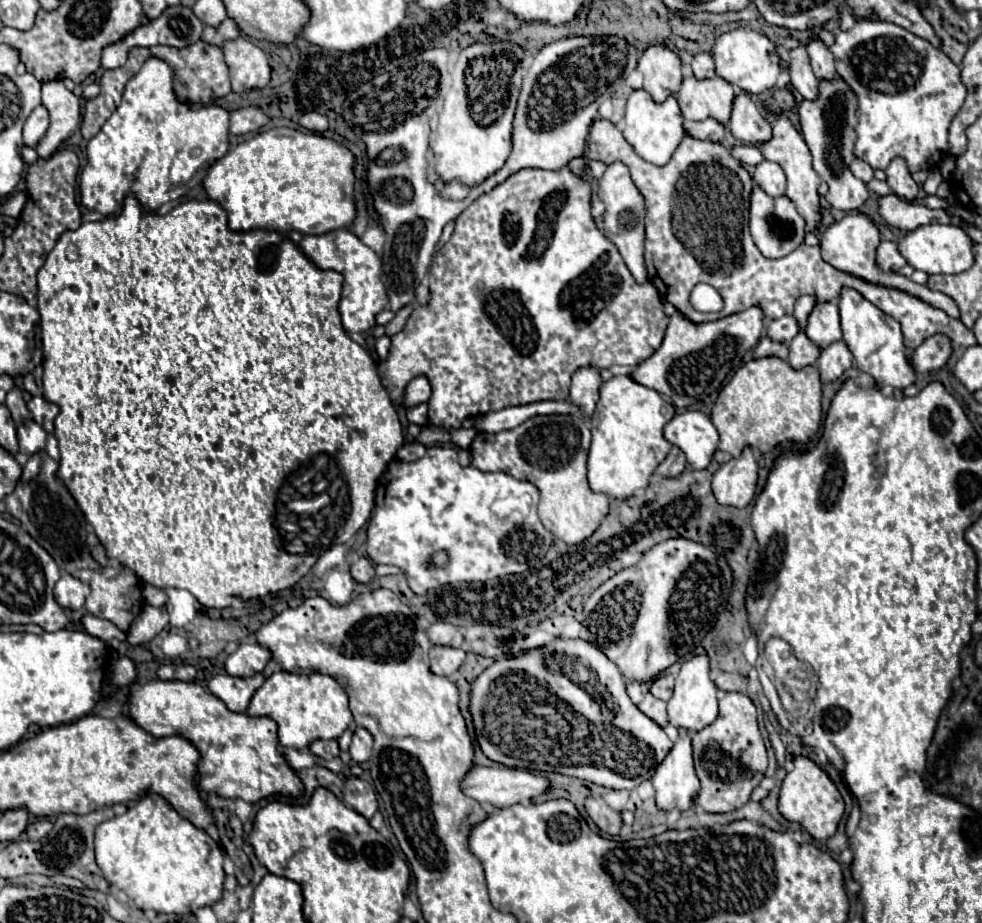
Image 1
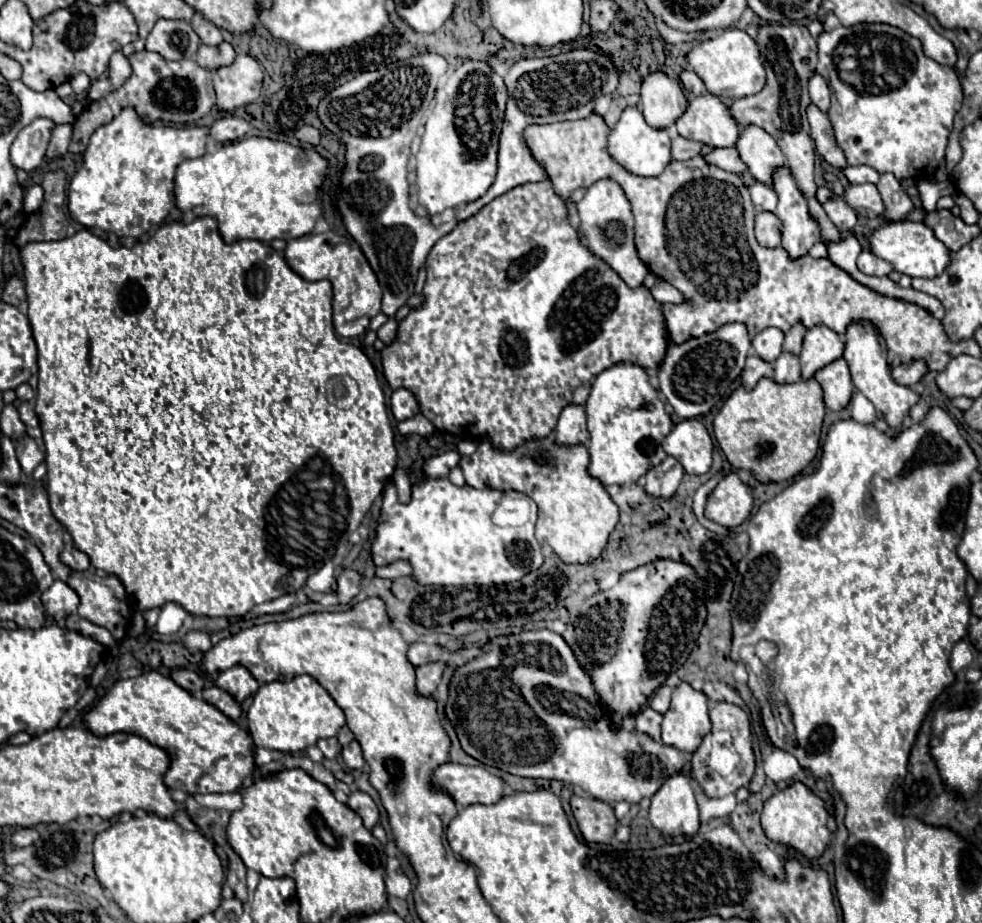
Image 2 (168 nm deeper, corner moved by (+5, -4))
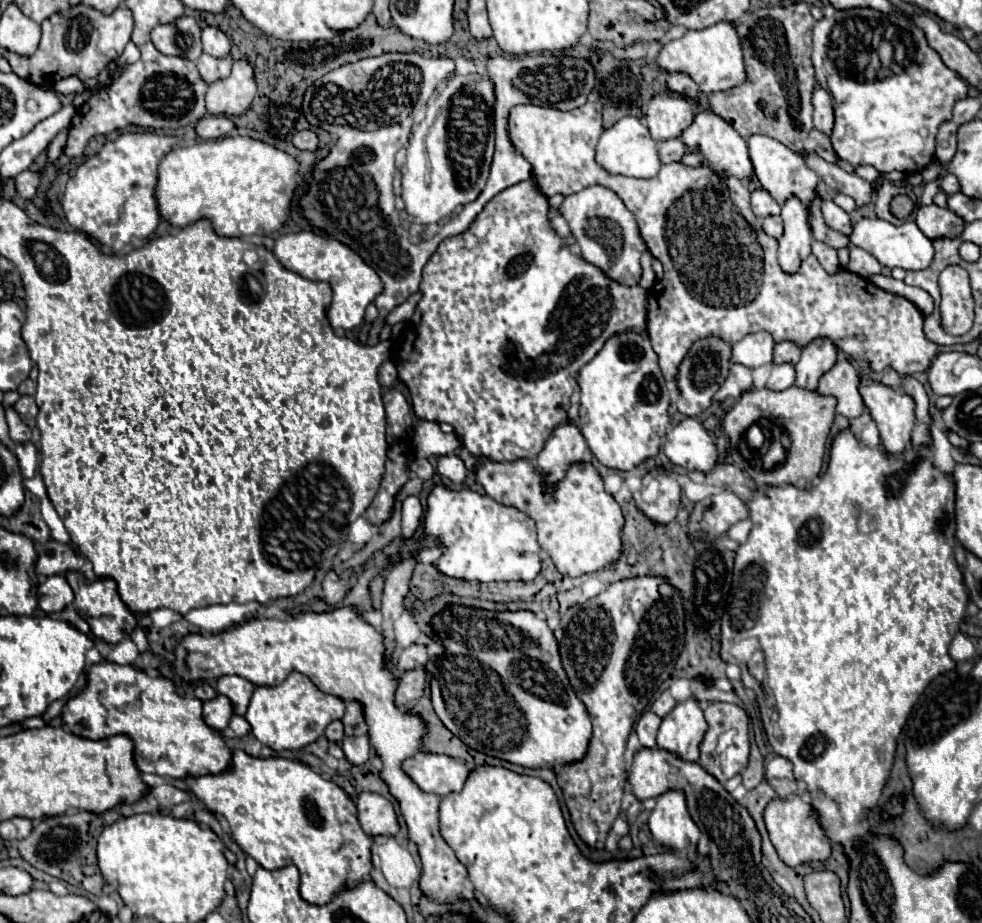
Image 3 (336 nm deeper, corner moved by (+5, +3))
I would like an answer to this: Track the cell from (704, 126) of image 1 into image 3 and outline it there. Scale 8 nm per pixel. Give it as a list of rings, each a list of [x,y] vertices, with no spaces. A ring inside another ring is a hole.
[[[679,138],[659,142],[659,160],[661,160],[661,164],[679,162],[681,156],[685,154],[685,150],[687,150],[687,146]]]

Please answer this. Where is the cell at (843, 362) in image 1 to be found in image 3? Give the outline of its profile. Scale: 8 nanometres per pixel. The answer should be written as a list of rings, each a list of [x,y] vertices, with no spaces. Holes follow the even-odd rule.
[[[847,358],[837,360],[837,364],[821,378],[817,392],[823,396],[835,396],[837,414],[841,416],[857,418],[865,410],[863,398],[859,396],[859,372]]]

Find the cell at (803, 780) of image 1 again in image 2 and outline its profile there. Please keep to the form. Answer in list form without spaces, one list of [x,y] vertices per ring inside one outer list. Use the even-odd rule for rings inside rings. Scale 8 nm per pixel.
[[[795,781],[793,785],[777,791],[771,799],[767,799],[763,813],[761,813],[761,825],[765,829],[765,835],[771,841],[789,845],[797,851],[801,851],[805,857],[813,859],[819,857],[829,839],[831,839],[831,831],[829,831],[829,811],[825,807],[825,801],[821,797],[817,797],[805,783]]]

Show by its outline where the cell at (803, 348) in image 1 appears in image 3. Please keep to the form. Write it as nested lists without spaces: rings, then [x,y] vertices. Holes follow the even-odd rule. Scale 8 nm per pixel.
[[[773,364],[773,370],[769,374],[769,380],[767,380],[765,388],[781,392],[781,390],[791,388],[793,382],[795,382],[795,368],[791,364],[781,364],[781,366]]]

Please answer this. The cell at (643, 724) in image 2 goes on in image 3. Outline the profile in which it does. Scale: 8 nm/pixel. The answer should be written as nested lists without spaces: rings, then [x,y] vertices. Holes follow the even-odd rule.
[[[645,712],[637,726],[635,726],[635,732],[639,736],[639,742],[643,748],[655,748],[655,738],[657,738],[657,730],[659,730],[659,724],[661,724],[661,718],[653,712]]]

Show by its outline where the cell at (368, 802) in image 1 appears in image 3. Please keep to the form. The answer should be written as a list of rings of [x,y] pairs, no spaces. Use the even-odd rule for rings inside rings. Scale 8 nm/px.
[[[363,792],[355,798],[355,806],[359,814],[359,824],[367,836],[397,836],[397,814],[387,798],[373,792]]]

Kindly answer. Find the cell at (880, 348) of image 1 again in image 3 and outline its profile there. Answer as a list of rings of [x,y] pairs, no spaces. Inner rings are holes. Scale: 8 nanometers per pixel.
[[[861,376],[861,396],[863,396],[863,402],[865,402],[873,422],[879,428],[881,444],[885,446],[887,454],[901,456],[907,450],[907,446],[911,444],[911,432],[915,426],[915,412],[913,412],[915,402],[911,400],[911,396],[903,394],[901,390],[893,390],[875,380],[867,380],[867,376]]]

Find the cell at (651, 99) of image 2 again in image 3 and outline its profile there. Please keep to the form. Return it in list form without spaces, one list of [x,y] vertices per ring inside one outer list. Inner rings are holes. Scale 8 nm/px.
[[[669,94],[667,98],[651,98],[645,112],[645,120],[653,140],[679,138],[683,130],[691,126],[693,116],[693,106],[679,94]]]

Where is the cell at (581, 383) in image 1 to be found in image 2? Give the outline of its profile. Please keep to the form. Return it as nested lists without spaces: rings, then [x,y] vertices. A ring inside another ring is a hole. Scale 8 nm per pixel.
[[[571,403],[567,405],[557,421],[557,433],[555,439],[561,445],[575,445],[575,443],[585,443],[589,439],[587,431],[587,413],[585,405]]]

